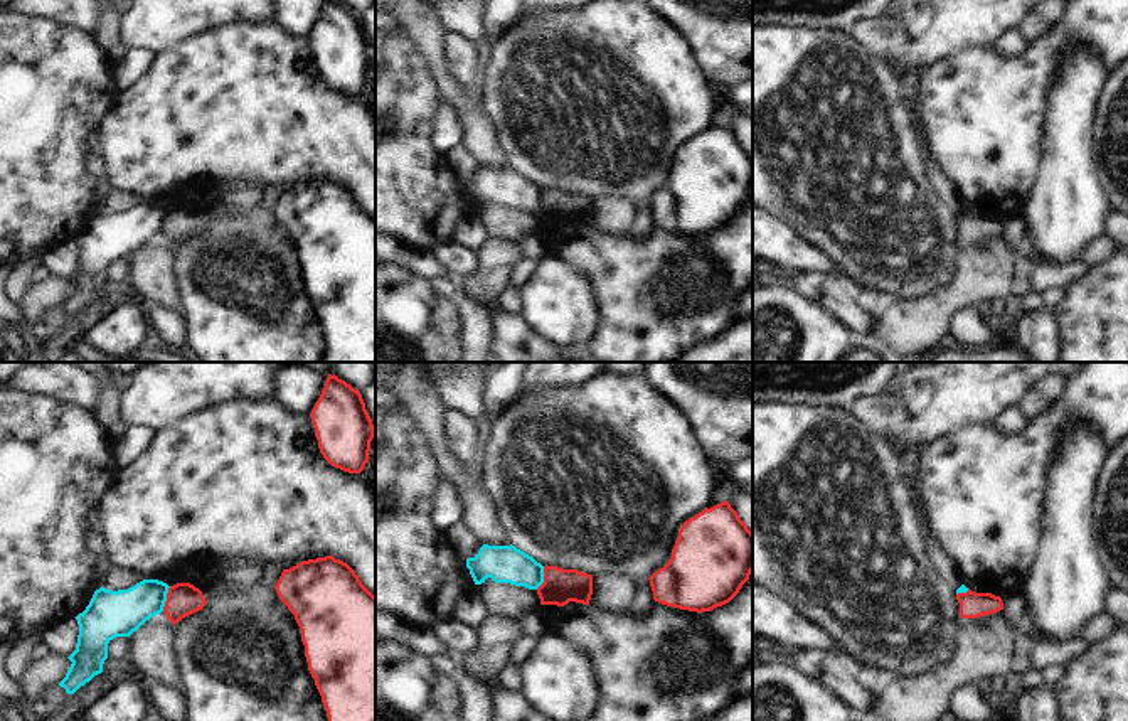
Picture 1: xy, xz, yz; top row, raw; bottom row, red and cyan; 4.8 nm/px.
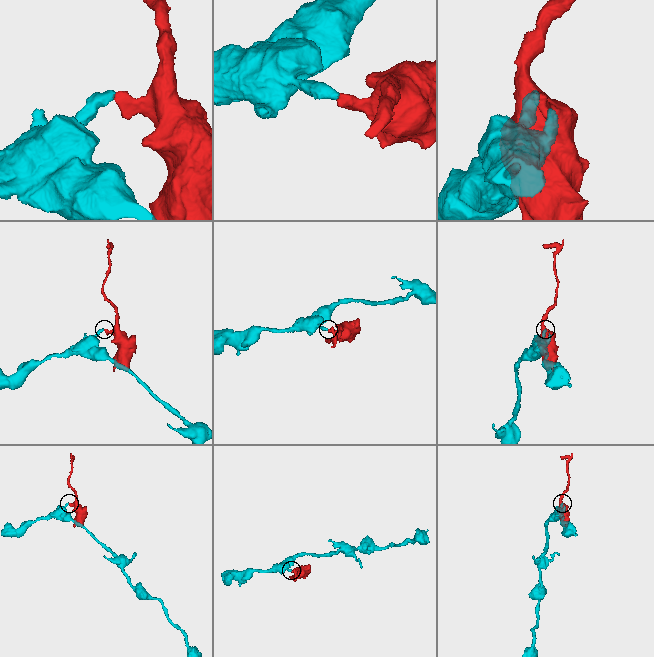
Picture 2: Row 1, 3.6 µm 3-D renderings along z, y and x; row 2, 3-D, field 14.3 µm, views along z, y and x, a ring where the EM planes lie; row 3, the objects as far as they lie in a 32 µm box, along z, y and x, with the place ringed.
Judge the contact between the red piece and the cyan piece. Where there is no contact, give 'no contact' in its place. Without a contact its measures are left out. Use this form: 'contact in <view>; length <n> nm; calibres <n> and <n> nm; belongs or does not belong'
contact in xy; length 130 nm; calibres 160 and 220 nm; does not belong

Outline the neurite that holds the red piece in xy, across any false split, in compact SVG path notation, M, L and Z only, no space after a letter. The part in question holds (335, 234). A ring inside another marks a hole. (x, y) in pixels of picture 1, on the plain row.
M333 179L283 192L274 212L301 253L308 293L328 339L323 362L375 362L375 219Z

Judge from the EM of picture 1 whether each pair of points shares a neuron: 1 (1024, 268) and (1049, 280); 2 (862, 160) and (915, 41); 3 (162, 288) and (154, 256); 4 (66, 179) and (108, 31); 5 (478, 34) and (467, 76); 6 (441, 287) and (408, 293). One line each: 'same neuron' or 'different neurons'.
1: different neurons
2: different neurons
3: same neuron
4: different neurons
5: different neurons
6: different neurons

